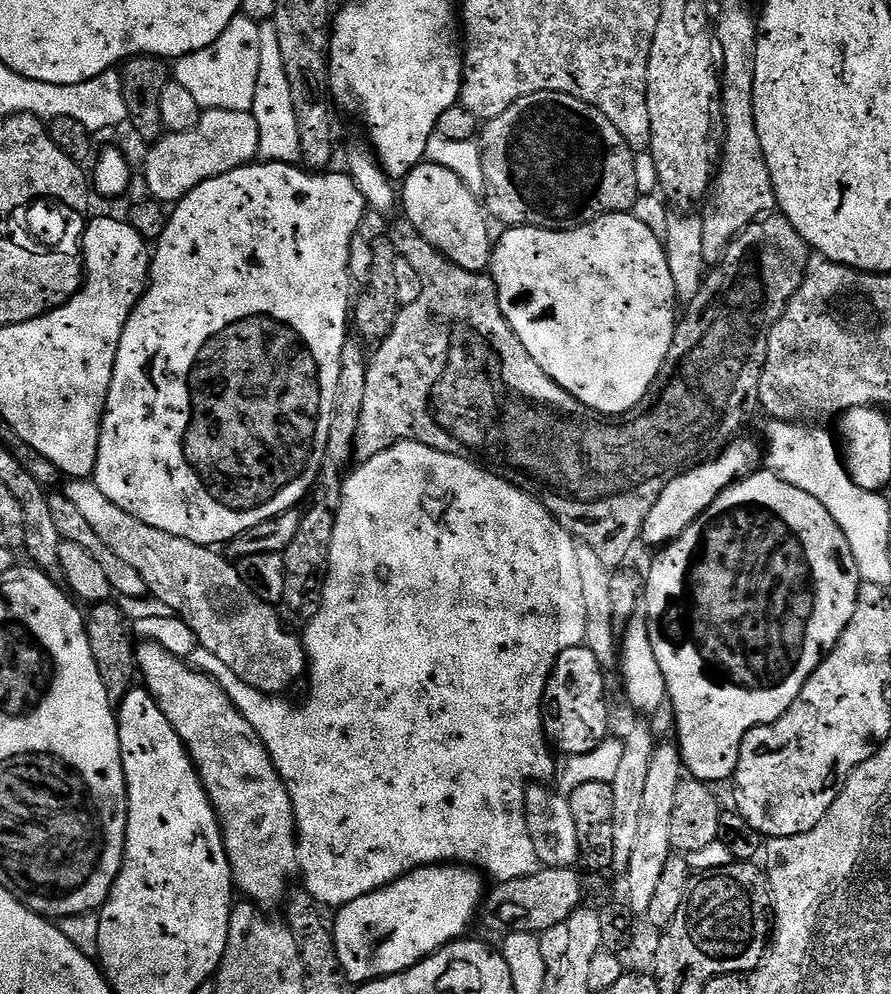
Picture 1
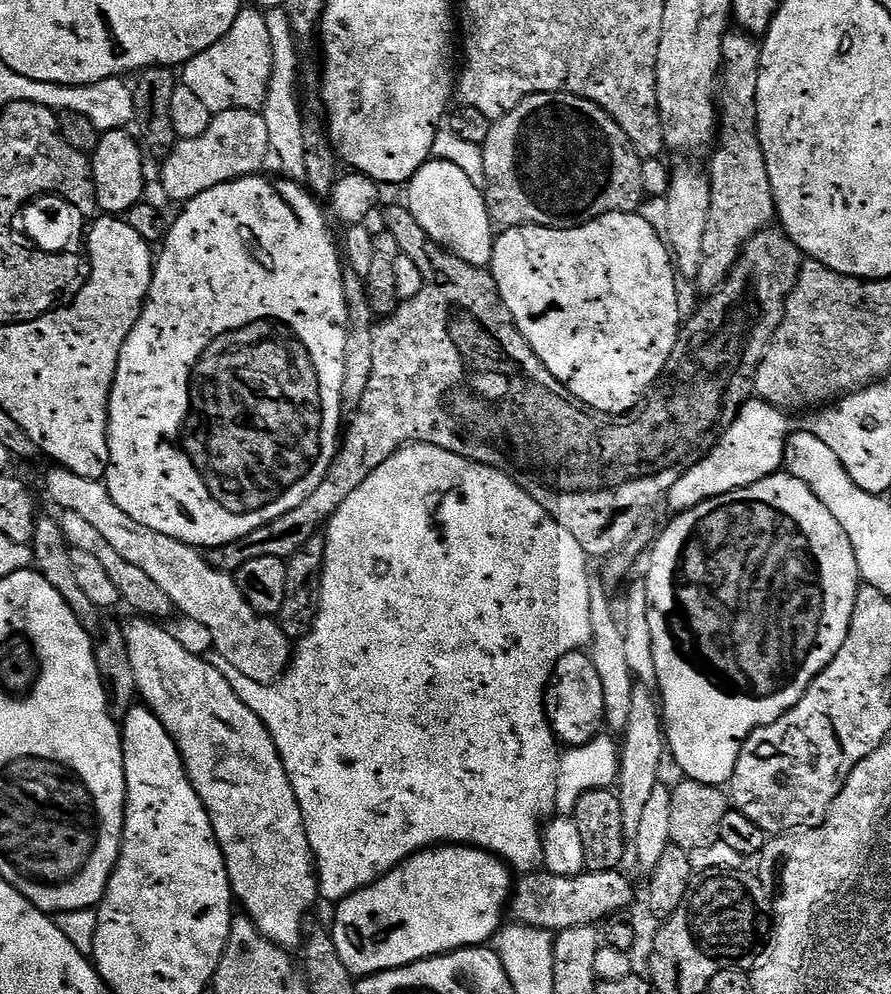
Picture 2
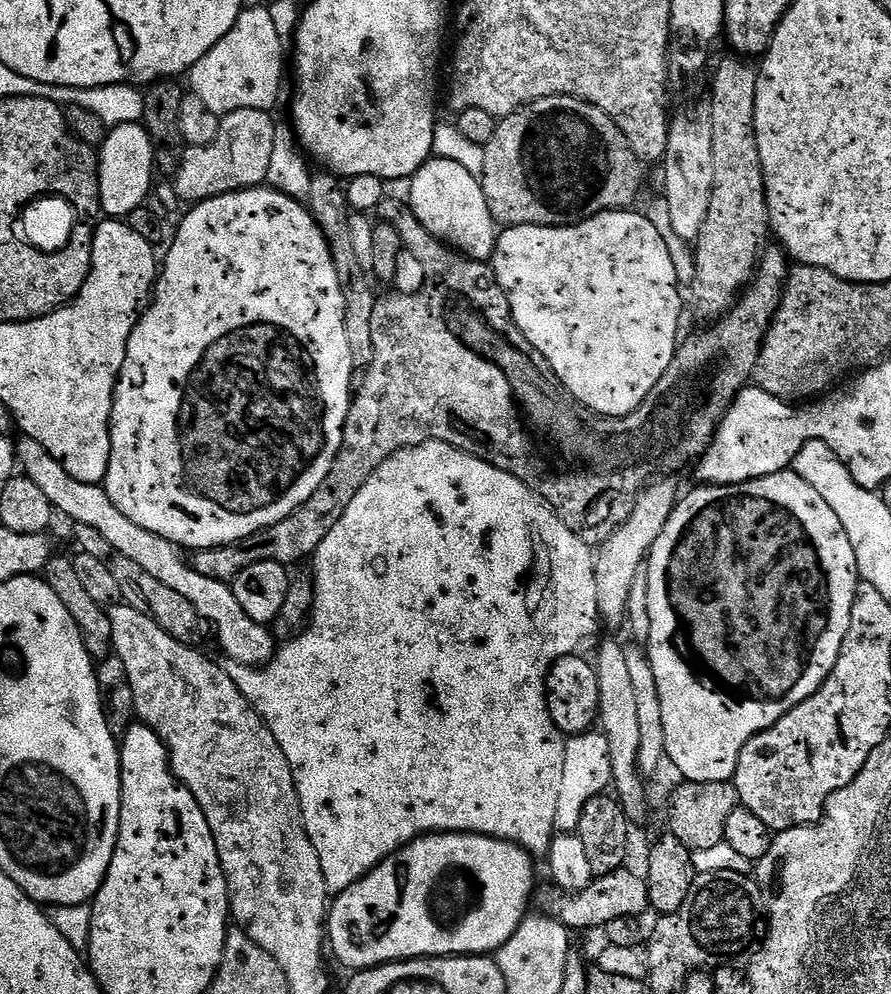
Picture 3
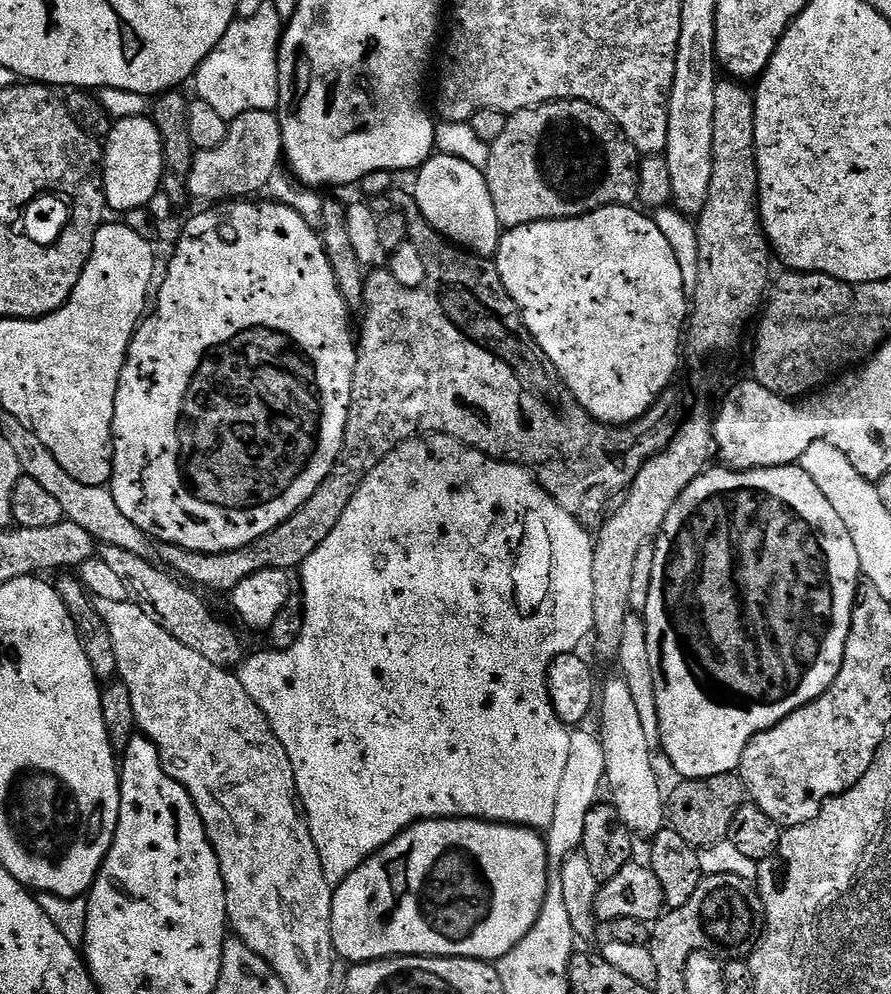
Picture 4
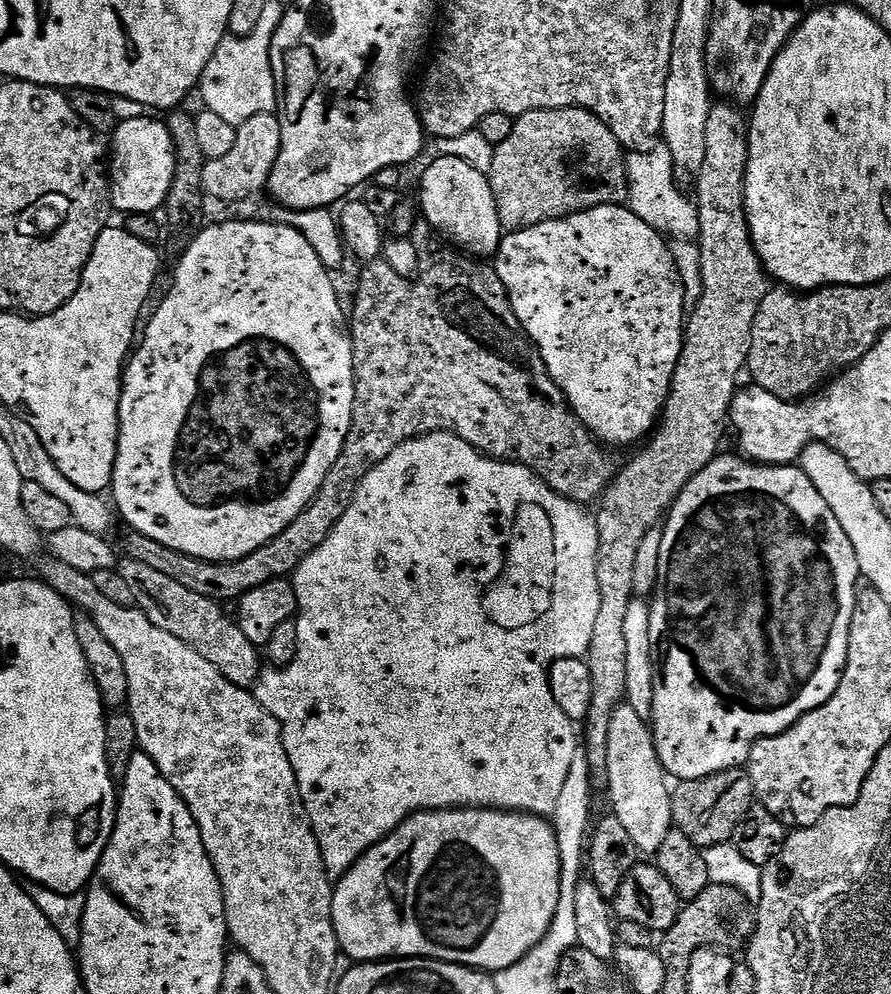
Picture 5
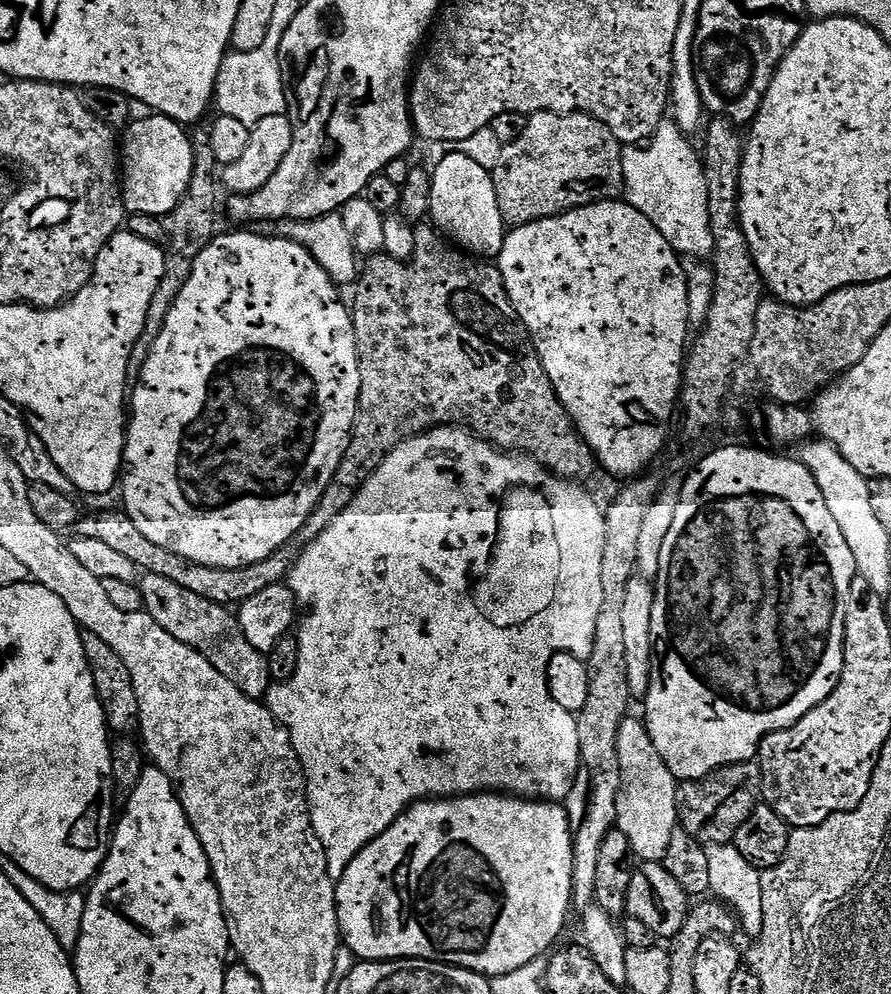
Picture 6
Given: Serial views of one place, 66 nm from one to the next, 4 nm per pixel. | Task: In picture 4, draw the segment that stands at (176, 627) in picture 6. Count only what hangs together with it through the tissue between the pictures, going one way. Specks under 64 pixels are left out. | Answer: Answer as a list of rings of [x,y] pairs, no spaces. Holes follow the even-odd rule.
[[[109,544],[99,549],[98,556],[120,576],[131,603],[139,606],[146,618],[154,618],[154,622],[162,625],[175,640],[182,642],[182,646],[190,646],[190,650],[202,654],[206,662],[214,662],[214,666],[219,668],[235,669],[245,659],[246,651],[232,637],[231,630],[196,597],[199,595],[195,591],[177,582],[167,571],[161,570],[155,563],[147,564],[149,561],[145,557],[130,554],[130,550]]]

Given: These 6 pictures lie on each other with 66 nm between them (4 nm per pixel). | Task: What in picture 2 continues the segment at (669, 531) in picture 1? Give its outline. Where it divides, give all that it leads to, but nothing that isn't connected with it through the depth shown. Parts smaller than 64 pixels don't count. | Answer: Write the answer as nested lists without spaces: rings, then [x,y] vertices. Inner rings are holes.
[[[759,398],[745,402],[710,454],[690,466],[690,470],[686,470],[686,474],[682,474],[682,478],[670,486],[666,497],[669,513],[685,512],[715,496],[754,486],[754,482],[762,482],[762,478],[781,471],[786,464],[786,449],[790,443],[788,416],[785,409],[775,408]]]

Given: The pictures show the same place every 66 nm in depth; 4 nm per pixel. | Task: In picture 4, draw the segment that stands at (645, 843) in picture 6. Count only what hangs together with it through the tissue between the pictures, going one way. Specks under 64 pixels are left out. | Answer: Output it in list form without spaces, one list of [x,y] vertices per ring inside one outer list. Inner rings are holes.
[[[613,674],[608,681],[603,681],[602,691],[598,696],[598,716],[600,712],[600,730],[598,737],[602,750],[605,751],[606,792],[610,795],[610,803],[618,810],[622,822],[630,829],[633,837],[651,838],[657,836],[666,827],[666,796],[660,793],[660,780],[656,777],[656,768],[652,765],[654,745],[646,742],[646,734],[642,731],[642,721],[638,715],[638,706],[630,694],[630,686],[626,686],[624,677]]]

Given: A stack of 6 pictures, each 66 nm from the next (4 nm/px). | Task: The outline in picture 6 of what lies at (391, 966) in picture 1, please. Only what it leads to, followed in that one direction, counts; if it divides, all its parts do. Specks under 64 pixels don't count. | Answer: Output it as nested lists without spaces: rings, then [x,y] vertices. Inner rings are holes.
[[[482,792],[479,794],[469,794],[466,796],[454,796],[451,798],[429,798],[421,800],[419,804],[413,804],[411,808],[404,809],[395,822],[393,822],[383,834],[378,838],[374,838],[367,844],[362,851],[346,866],[344,872],[338,878],[336,884],[336,913],[338,914],[338,922],[340,923],[340,935],[346,948],[349,948],[354,955],[360,956],[364,962],[379,962],[382,960],[434,960],[437,964],[451,964],[454,968],[467,968],[473,974],[481,972],[485,978],[493,976],[501,976],[502,974],[510,974],[510,970],[518,970],[522,966],[526,966],[531,960],[541,959],[553,947],[552,943],[560,936],[560,931],[564,928],[564,922],[570,913],[572,905],[572,871],[574,870],[574,854],[572,853],[572,834],[574,831],[573,821],[570,819],[565,805],[560,802],[549,802],[539,798],[521,798],[511,794],[497,794],[495,792]]]

